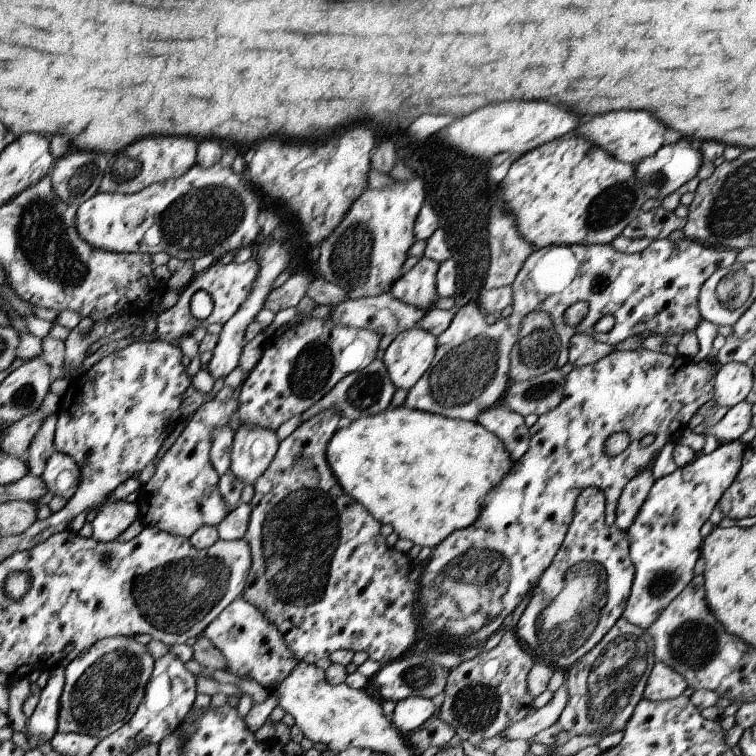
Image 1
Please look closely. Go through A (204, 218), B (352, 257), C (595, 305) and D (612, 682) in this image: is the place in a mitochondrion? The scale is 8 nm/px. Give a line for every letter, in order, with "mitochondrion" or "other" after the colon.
A: mitochondrion
B: mitochondrion
C: other
D: mitochondrion

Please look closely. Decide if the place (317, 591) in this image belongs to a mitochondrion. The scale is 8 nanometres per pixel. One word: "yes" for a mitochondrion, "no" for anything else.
no

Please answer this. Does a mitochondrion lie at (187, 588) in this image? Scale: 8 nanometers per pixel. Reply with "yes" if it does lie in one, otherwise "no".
yes

